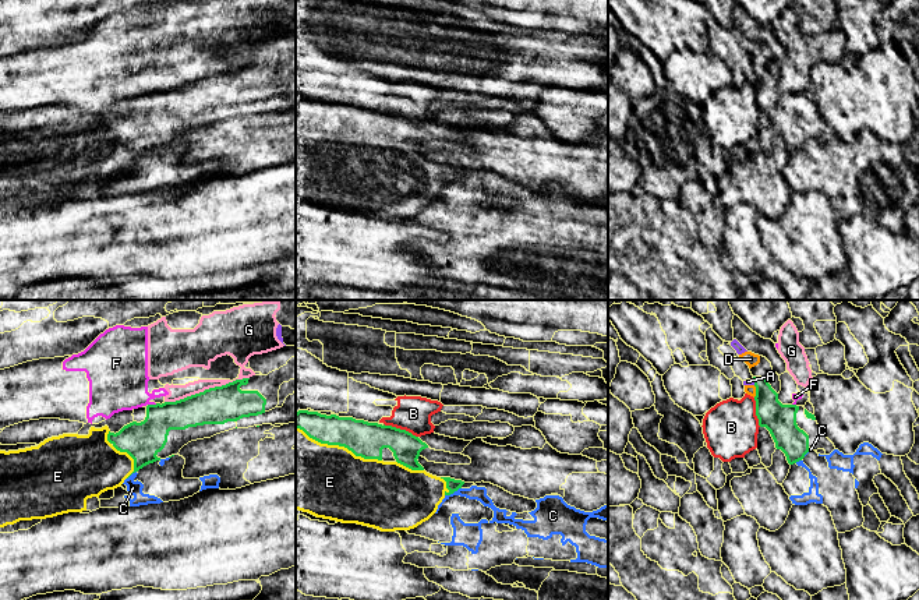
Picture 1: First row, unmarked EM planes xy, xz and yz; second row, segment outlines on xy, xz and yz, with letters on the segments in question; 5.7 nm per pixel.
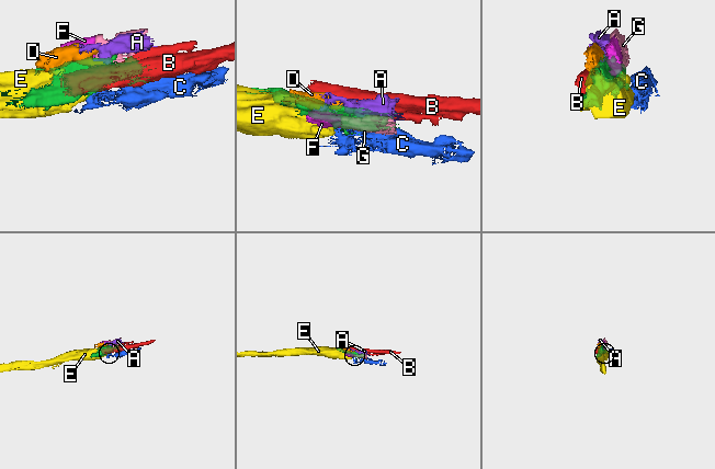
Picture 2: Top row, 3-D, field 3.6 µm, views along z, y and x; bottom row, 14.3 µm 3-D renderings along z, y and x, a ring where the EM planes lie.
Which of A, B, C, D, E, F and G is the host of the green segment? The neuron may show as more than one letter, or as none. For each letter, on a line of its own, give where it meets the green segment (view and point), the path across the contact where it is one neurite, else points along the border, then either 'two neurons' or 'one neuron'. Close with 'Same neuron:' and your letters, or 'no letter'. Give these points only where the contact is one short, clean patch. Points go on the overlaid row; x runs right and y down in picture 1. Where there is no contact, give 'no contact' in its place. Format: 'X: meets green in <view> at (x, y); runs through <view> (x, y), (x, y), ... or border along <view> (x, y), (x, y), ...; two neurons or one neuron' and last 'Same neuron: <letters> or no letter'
A: meets green in yz at (753, 381); two neurons
B: meets green in xz at (399, 429); two neurons
C: meets green in xz at (452, 493); two neurons
D: meets green in yz at (756, 391); two neurons
E: meets green in xz at (339, 445); one neuron
F: meets green in xy at (152, 405); border along xy (156, 403), (148, 405); two neurons
G: meets green in xy at (207, 390); two neurons
Same neuron: E

